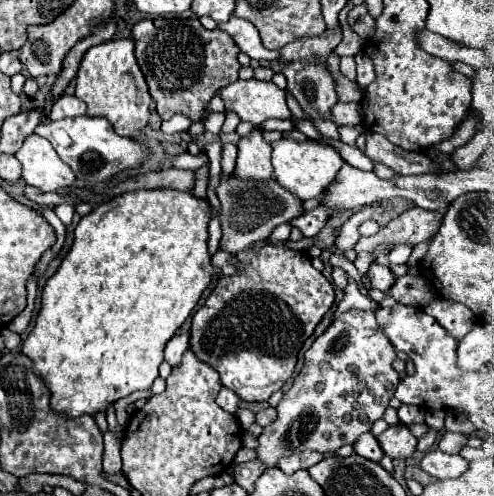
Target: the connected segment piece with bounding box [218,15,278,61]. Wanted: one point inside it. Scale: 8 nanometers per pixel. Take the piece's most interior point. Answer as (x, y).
(246, 36)

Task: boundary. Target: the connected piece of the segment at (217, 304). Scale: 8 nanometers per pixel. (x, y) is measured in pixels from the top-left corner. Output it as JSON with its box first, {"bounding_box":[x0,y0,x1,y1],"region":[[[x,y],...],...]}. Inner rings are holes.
{"bounding_box":[190,245,334,401],"region":[[[266,245],[258,251],[250,247],[236,257],[250,271],[234,277],[222,277],[218,281],[204,307],[200,307],[192,317],[190,349],[198,355],[198,359],[210,363],[210,367],[220,373],[222,385],[232,389],[240,399],[268,401],[268,397],[274,391],[282,389],[282,385],[294,373],[298,351],[334,303],[334,289],[332,283],[322,275],[322,271],[312,267],[308,255],[286,245]]]}

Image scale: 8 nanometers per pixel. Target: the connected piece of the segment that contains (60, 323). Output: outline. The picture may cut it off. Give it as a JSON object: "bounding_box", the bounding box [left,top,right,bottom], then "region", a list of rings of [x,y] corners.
{"bounding_box":[22,189,220,417],"region":[[[138,189],[132,193],[122,193],[106,203],[96,205],[88,215],[80,219],[74,231],[74,243],[66,257],[62,259],[62,265],[58,271],[46,281],[44,293],[42,293],[42,309],[38,313],[36,325],[28,339],[22,345],[22,353],[28,355],[34,361],[34,371],[46,381],[50,393],[52,393],[52,407],[54,411],[62,411],[68,417],[78,415],[94,415],[96,411],[104,411],[112,401],[118,401],[120,397],[126,397],[138,389],[148,389],[152,381],[158,377],[158,367],[164,361],[164,345],[166,341],[180,329],[180,325],[186,321],[190,311],[196,307],[198,299],[202,297],[204,289],[210,285],[212,275],[220,269],[212,265],[212,257],[208,253],[208,223],[210,223],[210,203],[208,199],[200,199],[194,195],[194,191],[174,191],[174,189]]]}

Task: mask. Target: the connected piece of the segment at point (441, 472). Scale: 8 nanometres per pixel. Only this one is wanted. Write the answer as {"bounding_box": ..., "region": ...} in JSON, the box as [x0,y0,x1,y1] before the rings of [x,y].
{"bounding_box":[420,449,468,479],"region":[[[434,449],[424,455],[420,467],[436,479],[446,479],[446,477],[460,477],[468,469],[468,461],[462,459],[460,455],[450,455],[440,449]]]}

